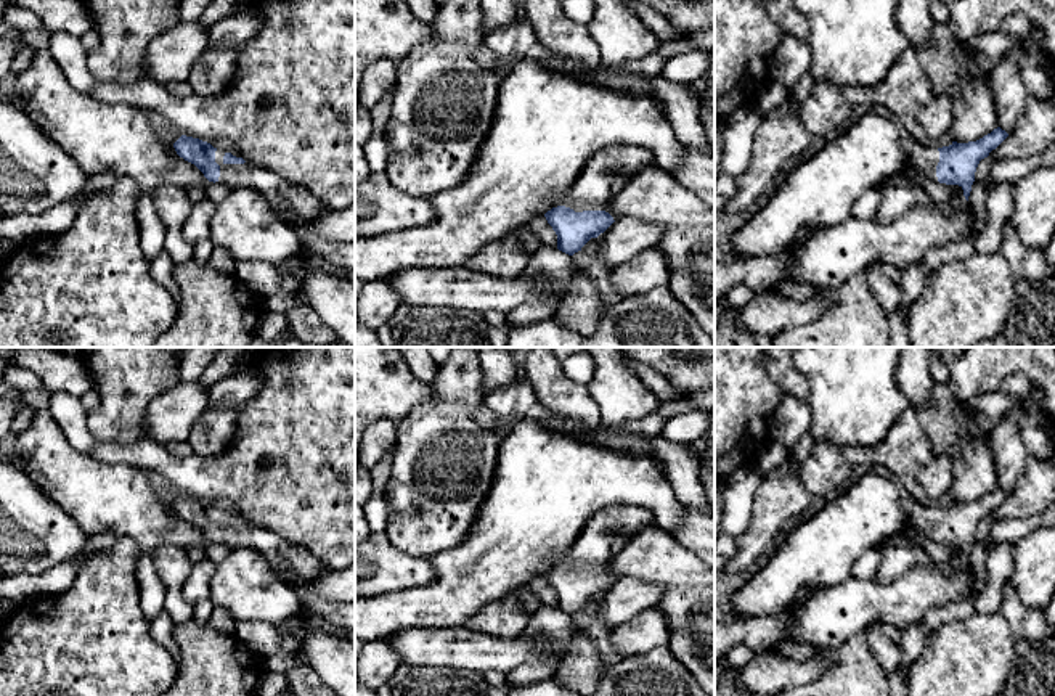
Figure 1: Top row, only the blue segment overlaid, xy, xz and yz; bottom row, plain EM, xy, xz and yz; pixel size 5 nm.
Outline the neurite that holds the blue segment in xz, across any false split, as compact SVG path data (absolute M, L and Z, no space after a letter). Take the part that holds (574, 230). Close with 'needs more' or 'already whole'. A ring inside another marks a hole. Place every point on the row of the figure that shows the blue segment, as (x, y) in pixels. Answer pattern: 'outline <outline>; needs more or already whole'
outline M609 146L589 158L562 204L544 214L557 235L557 249L573 256L615 220L607 212L618 193L641 172L657 166L649 149Z; needs more

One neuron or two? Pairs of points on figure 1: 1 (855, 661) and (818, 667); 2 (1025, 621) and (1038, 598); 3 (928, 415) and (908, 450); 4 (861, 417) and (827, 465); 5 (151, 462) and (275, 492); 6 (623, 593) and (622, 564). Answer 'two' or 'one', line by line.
1: two
2: two
3: two
4: two
5: one
6: two

